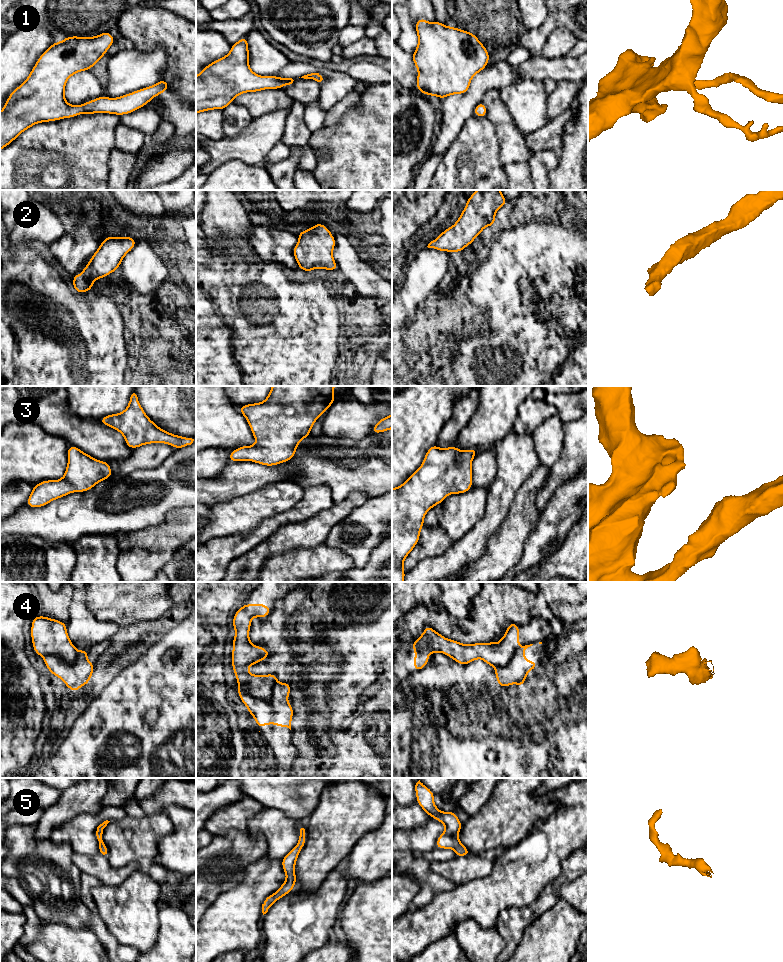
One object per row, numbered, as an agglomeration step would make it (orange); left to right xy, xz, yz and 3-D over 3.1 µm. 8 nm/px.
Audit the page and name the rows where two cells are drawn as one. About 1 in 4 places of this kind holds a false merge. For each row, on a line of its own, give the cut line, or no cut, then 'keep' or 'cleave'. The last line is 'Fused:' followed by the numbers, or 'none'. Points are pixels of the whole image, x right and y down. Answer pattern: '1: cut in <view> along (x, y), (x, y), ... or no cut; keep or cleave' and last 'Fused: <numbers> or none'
1: no cut; keep
2: no cut; keep
3: no cut; keep
4: cut in xz along (276, 681), (268, 699), (253, 697), (238, 686); cleave
5: no cut; keep
Fused: 4

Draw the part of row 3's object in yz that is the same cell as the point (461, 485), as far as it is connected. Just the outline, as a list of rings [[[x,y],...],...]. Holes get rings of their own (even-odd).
[[[433,445],[426,452],[422,465],[403,484],[392,489],[392,582],[404,582],[404,560],[420,539],[426,513],[441,504],[447,495],[466,493],[473,487],[471,464],[476,455],[475,448],[461,451],[455,446],[442,449]]]

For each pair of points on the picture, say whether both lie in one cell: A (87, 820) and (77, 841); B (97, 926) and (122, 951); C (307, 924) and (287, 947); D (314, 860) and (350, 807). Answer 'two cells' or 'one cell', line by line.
A: one cell
B: one cell
C: one cell
D: one cell

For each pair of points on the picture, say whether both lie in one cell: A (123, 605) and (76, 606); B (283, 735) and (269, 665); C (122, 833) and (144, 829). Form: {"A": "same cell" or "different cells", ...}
{"A": "different cells", "B": "same cell", "C": "same cell"}

